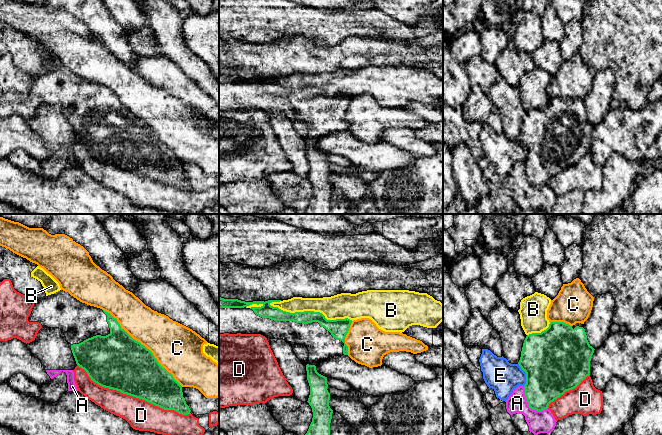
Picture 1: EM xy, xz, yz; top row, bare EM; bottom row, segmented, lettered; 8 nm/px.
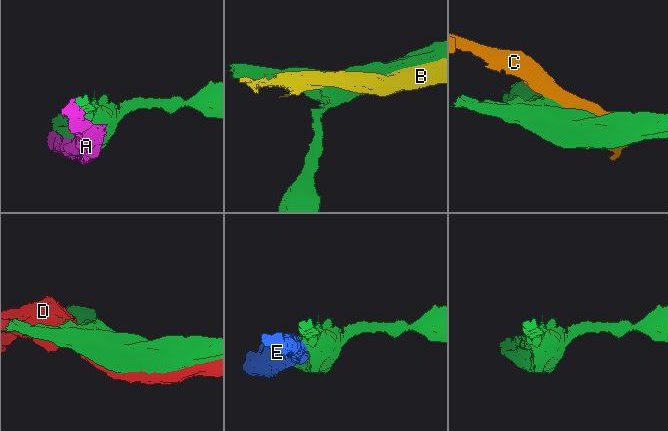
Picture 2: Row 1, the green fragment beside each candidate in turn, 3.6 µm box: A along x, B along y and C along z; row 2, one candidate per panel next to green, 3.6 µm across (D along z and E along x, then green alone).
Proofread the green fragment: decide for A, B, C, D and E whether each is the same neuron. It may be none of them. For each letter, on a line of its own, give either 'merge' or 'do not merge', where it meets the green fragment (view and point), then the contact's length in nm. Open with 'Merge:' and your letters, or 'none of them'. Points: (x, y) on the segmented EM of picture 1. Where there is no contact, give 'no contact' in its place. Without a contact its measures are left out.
Merge: none of them
A: do not merge | yz (529, 406) | 260 nm
B: do not merge | xz (311, 311) | 700 nm
C: do not merge | xy (143, 345) | 900 nm
D: do not merge | xy (133, 396) | 1000 nm
E: do not merge | yz (526, 375) | 200 nm

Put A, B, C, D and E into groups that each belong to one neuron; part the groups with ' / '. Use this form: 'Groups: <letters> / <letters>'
Groups: A / B / C / D / E

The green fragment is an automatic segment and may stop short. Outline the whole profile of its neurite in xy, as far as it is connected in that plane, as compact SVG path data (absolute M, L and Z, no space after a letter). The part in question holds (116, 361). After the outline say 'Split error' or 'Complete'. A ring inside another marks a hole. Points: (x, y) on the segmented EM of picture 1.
M60 290L45 296L34 303L29 322L39 322L42 328L59 328L71 345L71 350L76 364L84 369L92 381L98 385L120 391L142 400L145 400L164 410L174 410L182 415L188 415L190 408L183 397L182 386L174 379L173 375L163 368L153 353L140 342L133 339L119 322L110 313L80 302L68 292Z. Split error

